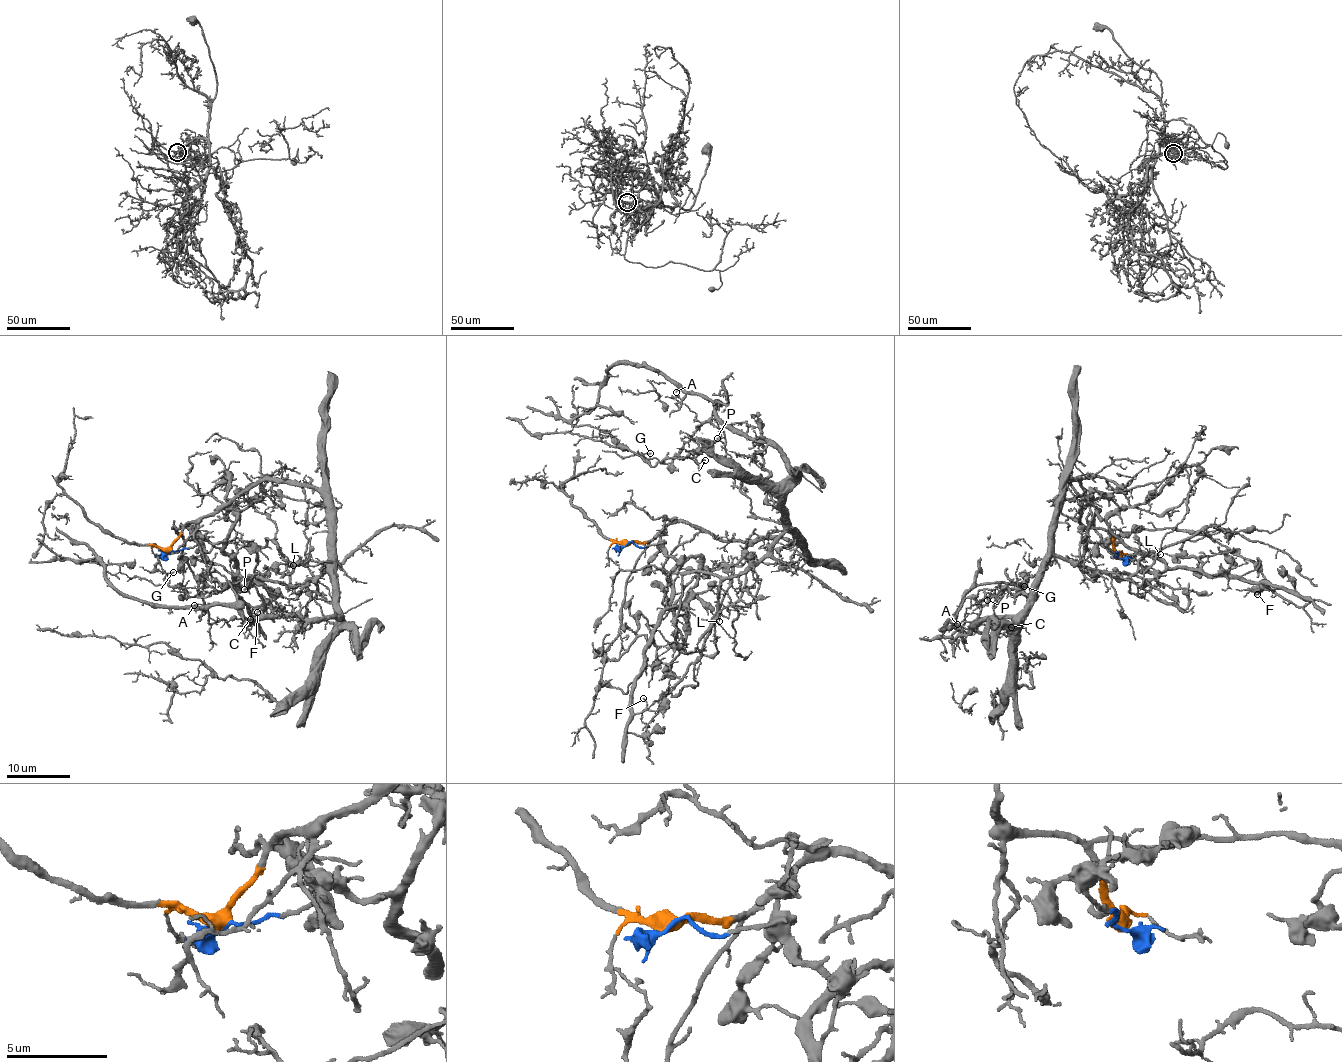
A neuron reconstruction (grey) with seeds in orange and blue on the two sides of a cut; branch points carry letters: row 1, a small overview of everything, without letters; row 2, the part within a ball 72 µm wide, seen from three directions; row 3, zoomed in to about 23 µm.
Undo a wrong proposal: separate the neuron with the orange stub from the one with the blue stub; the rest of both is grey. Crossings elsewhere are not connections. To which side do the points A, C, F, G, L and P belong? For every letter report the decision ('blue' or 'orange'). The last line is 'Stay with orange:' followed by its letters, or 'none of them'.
A: orange
C: orange
F: blue
G: orange
L: orange
P: orange
Stay with orange: A, C, G, L, P

